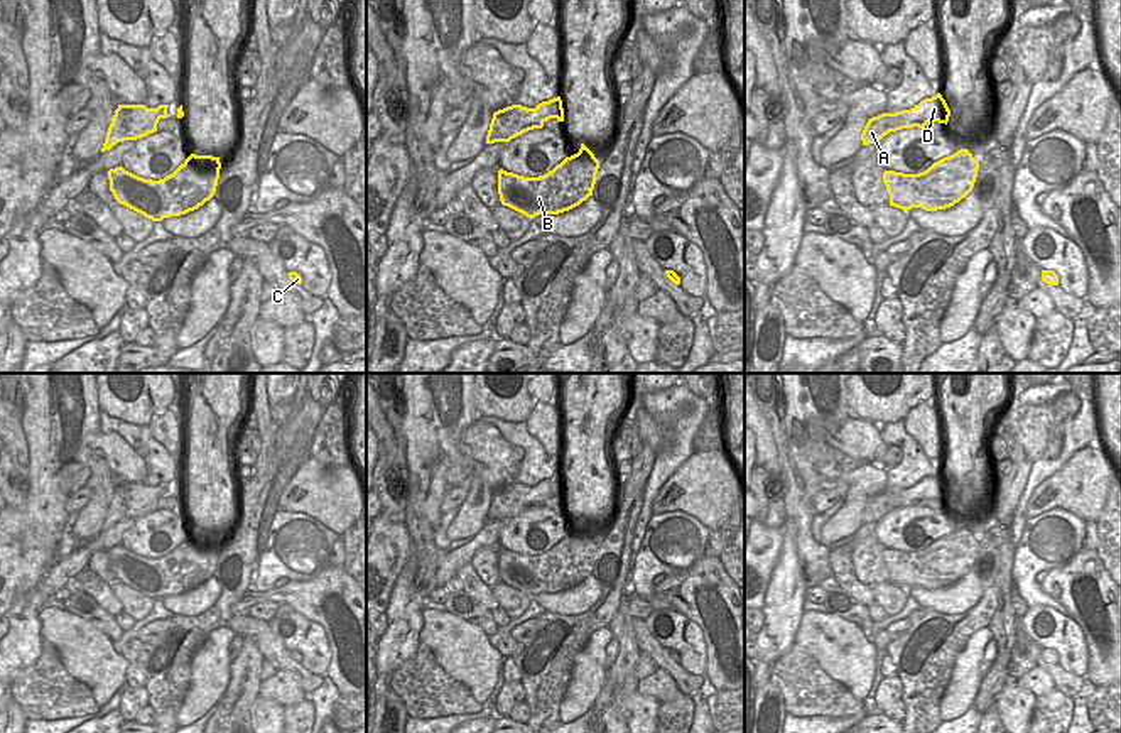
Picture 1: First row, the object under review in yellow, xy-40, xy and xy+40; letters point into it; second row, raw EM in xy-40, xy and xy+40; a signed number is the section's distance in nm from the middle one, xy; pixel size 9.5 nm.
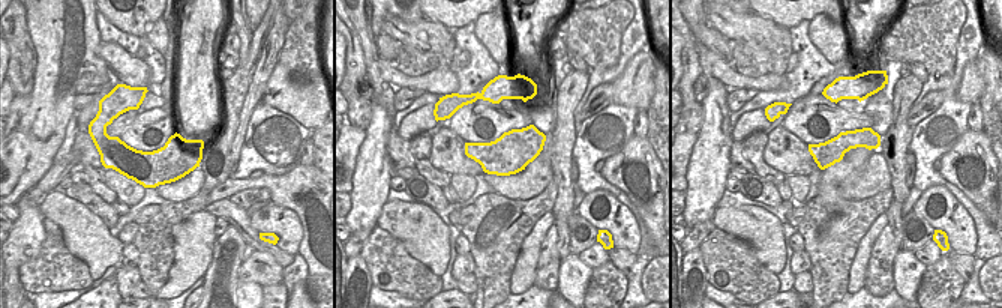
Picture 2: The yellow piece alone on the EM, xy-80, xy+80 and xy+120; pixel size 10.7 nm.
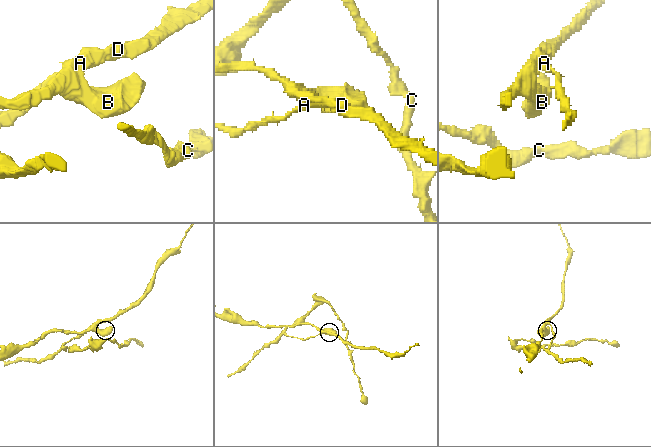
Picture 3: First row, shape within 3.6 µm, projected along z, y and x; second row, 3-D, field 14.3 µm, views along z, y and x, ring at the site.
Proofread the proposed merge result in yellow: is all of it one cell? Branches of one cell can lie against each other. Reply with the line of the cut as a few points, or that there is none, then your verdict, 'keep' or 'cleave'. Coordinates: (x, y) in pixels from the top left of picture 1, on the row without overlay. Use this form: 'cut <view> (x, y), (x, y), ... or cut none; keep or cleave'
cut xy+40 (882, 492), (890, 497), (892, 509); cleave

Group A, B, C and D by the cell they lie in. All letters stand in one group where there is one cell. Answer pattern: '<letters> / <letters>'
A C / B D

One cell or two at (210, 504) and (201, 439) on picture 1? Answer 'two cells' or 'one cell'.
one cell

